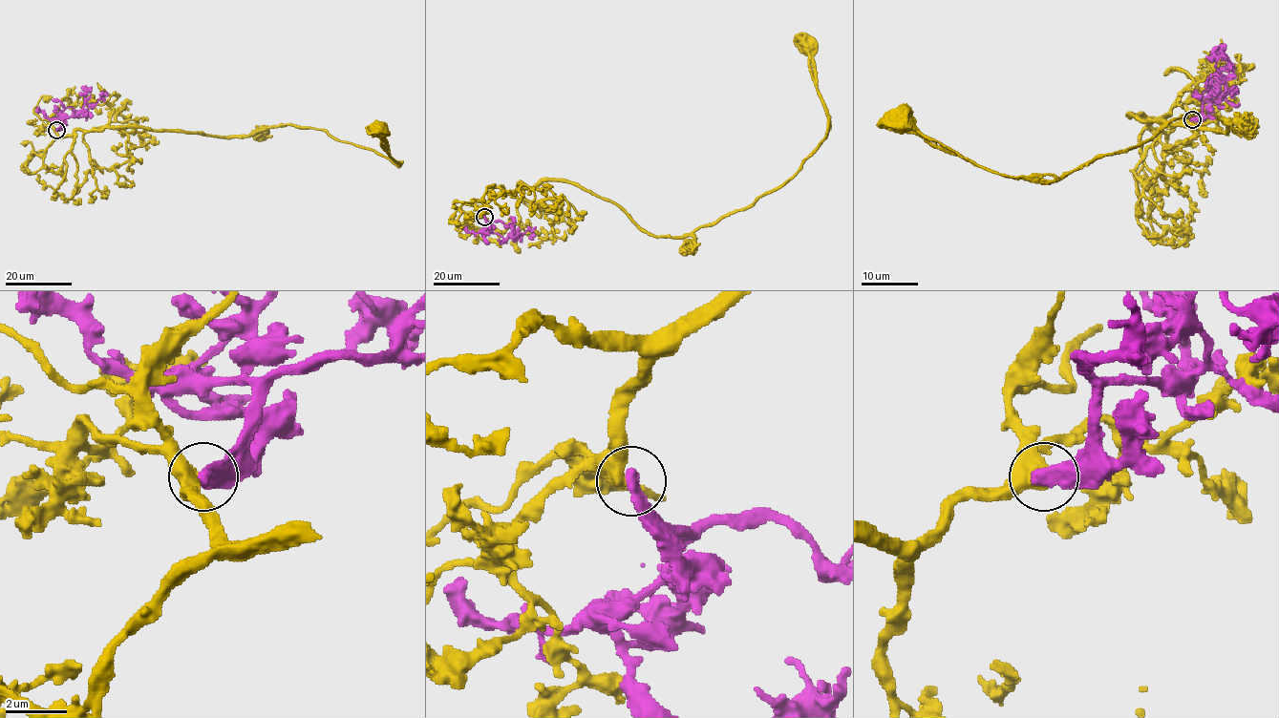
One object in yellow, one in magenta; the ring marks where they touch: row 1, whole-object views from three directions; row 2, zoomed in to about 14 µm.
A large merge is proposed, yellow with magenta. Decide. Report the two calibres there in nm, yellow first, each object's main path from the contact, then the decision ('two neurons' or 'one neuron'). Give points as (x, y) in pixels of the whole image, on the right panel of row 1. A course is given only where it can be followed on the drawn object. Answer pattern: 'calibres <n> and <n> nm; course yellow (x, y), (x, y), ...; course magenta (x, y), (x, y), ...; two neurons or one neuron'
calibres 600 and 500 nm; course yellow (1192, 119), (1157, 131), (1131, 116), (1226, 131), (1195, 111), (1142, 144), (1046, 180), (985, 169), (895, 116); course magenta (1192, 119), (1201, 113), (1201, 96), (1207, 93), (1207, 80), (1222, 75), (1216, 61), (1224, 57), (1230, 70); two neurons

